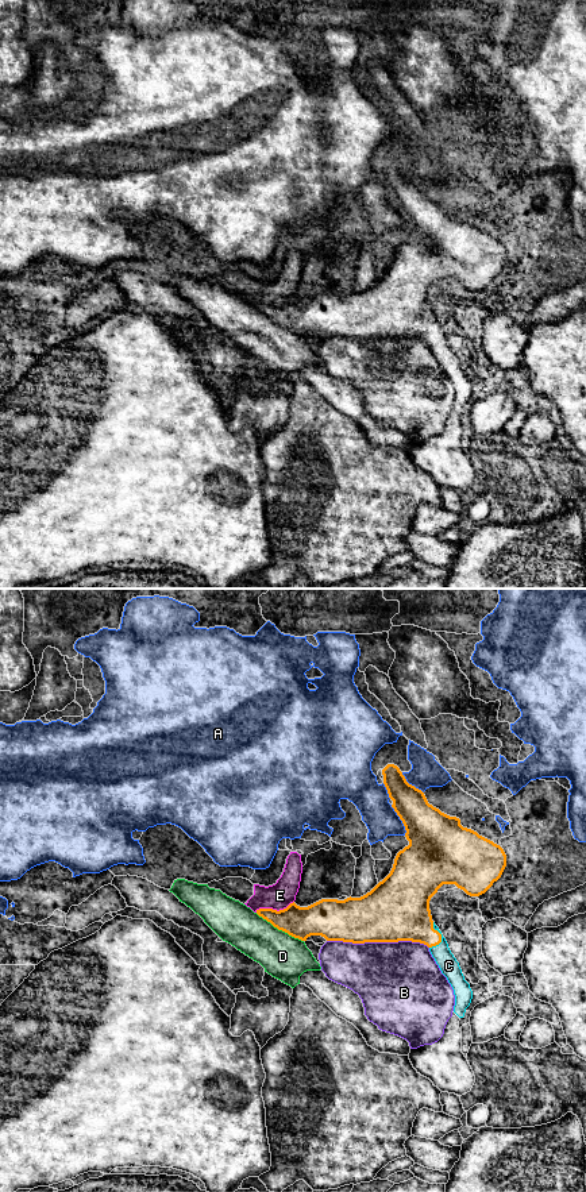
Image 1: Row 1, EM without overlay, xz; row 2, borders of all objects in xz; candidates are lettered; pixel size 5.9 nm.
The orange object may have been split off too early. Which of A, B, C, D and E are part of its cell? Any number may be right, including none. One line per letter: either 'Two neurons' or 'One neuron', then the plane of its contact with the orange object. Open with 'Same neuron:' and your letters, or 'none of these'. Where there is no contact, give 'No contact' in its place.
Same neuron: C
A: Two neurons. Touches orange in xz
B: Two neurons. Touches orange in xz
C: One neuron. Touches orange in xz
D: Two neurons. Touches orange in xz
E: Two neurons. Touches orange in xz

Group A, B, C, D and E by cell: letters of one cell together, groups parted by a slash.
A / B / C / D / E

